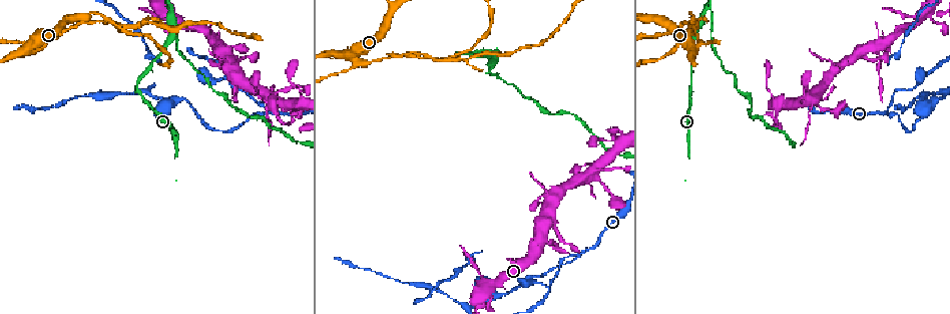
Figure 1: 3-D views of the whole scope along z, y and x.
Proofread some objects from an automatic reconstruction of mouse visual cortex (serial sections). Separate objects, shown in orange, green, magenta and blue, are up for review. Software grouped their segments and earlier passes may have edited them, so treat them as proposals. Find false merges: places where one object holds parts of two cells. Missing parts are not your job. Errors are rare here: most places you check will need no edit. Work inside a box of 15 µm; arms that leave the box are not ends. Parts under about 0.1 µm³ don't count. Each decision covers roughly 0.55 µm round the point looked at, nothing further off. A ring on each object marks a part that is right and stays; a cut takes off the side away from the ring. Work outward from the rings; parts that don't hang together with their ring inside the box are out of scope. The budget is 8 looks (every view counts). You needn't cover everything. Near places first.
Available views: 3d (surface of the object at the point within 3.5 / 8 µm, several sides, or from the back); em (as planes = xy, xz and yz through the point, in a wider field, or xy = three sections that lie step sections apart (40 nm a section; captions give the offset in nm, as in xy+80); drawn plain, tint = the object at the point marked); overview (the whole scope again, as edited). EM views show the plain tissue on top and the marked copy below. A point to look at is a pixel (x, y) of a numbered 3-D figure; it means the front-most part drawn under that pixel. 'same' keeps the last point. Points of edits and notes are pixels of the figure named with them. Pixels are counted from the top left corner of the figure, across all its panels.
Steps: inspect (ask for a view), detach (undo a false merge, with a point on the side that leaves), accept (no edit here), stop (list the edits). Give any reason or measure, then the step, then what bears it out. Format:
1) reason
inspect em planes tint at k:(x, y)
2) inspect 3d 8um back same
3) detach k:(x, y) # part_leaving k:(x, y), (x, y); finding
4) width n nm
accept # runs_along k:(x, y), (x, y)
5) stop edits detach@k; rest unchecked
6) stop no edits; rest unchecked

sharp bend
inspect 3d 8um at 1:(36, 49)

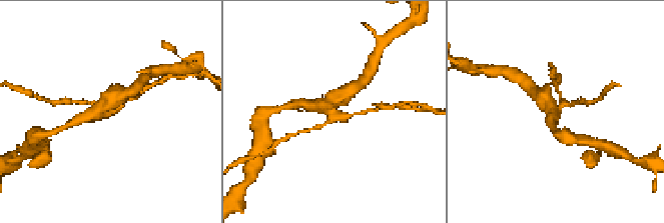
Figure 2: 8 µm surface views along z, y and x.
arms 4; arm_widths 150, 250, 350, 400 nm; now the EM
inspect em planes tint at 2:(333, 111)

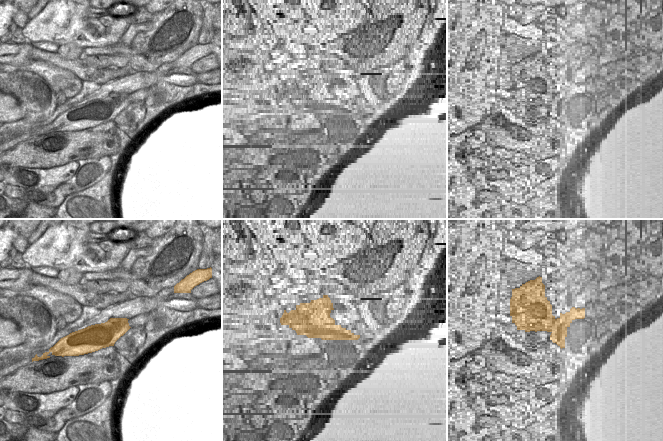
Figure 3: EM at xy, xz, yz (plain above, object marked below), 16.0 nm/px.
detach 2:(346, 119) # part_leaving 2:(333, 110), (347, 116), (368, 111); a second cell is stuck on

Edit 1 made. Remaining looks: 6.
abrupt turn
inspect 3d 3.5um at 1:(170, 8)

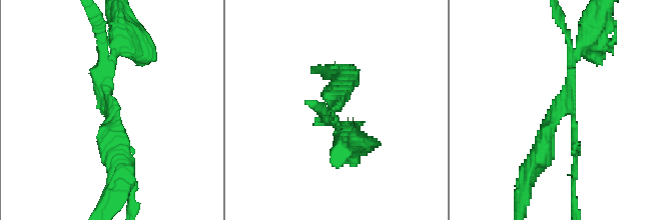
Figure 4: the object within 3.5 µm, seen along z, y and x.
inspect em xy step 1 tint at 4:(112, 116)

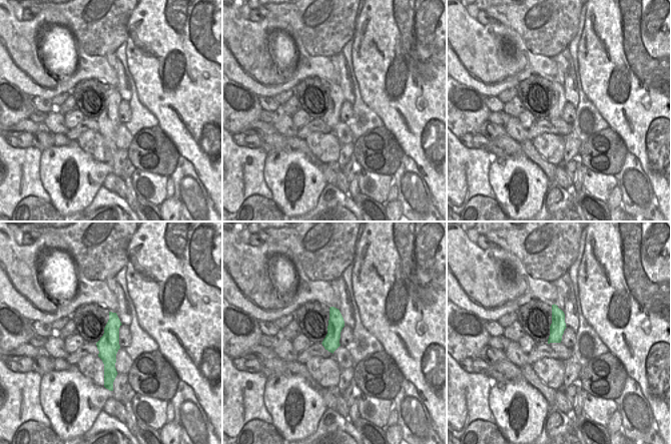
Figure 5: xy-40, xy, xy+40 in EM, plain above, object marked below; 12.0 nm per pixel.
detach 4:(574, 145) # a second cell is stuck on

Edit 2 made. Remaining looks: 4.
redraw
inspect overview

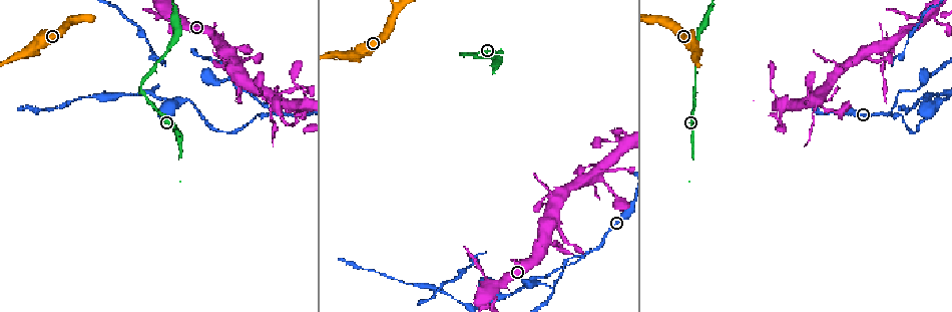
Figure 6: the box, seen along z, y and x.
arms part here
inspect 3d 3.5um at 6:(594, 249)

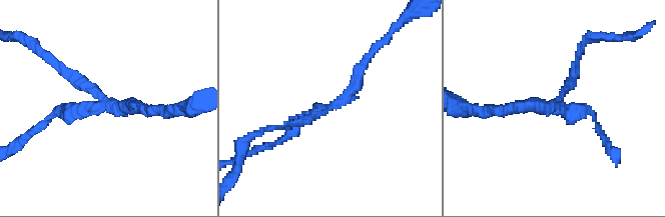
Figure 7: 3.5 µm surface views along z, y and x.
arms 3; arm_widths 150, 150, 200 nm; need the tissue
inspect em xy step 2 tint at 7:(334, 103)

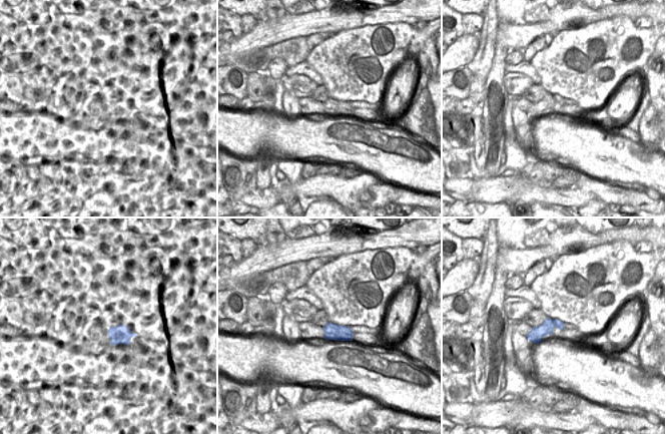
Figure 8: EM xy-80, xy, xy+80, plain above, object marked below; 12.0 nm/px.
detach 7:(72, 73) # two cells meet here

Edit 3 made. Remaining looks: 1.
stop edits detach@2, detach@4, detach@7; rest unchecked

